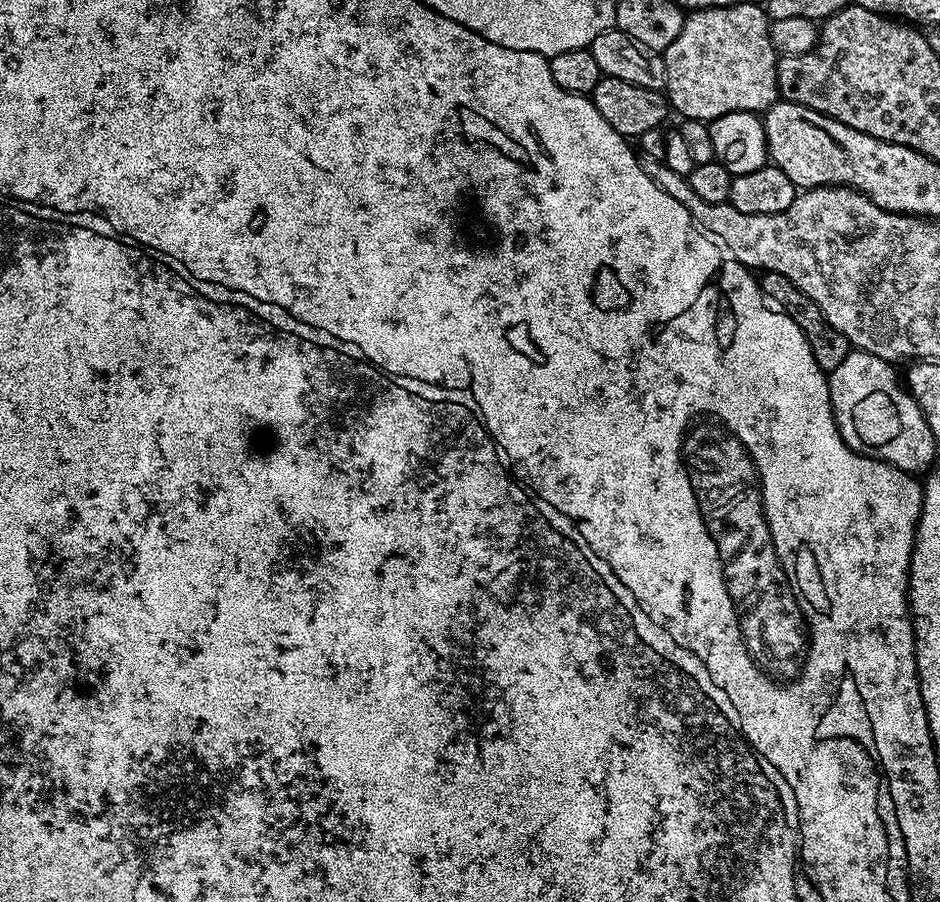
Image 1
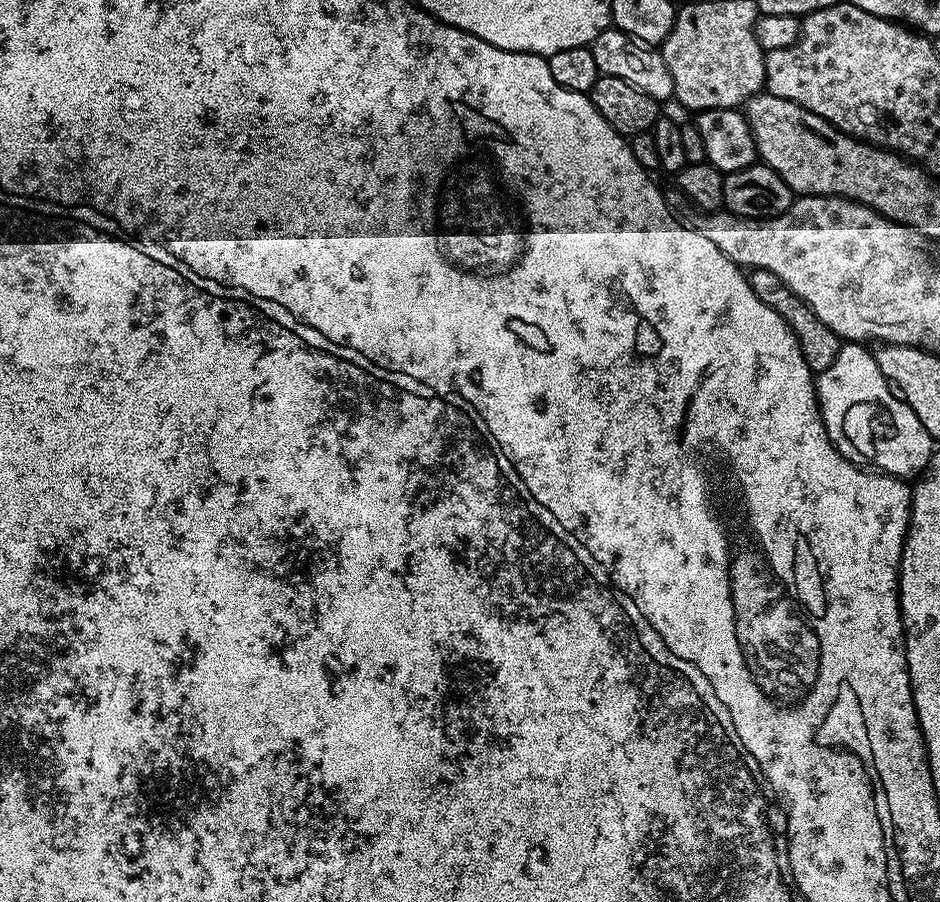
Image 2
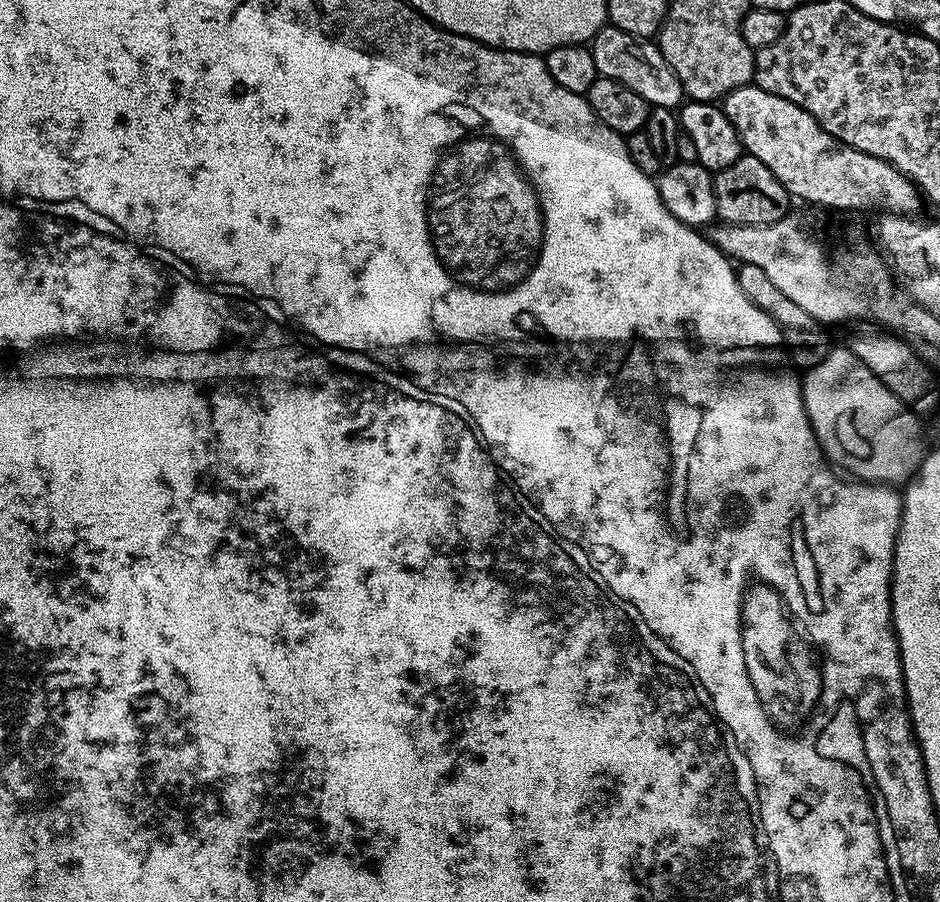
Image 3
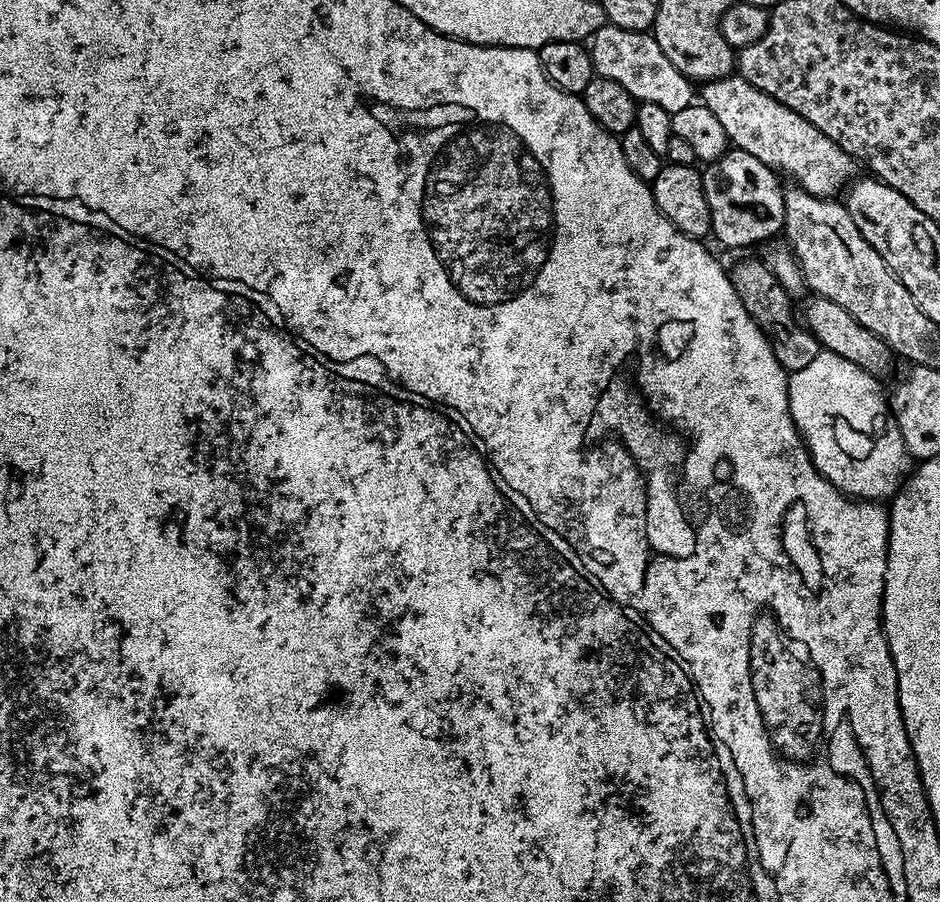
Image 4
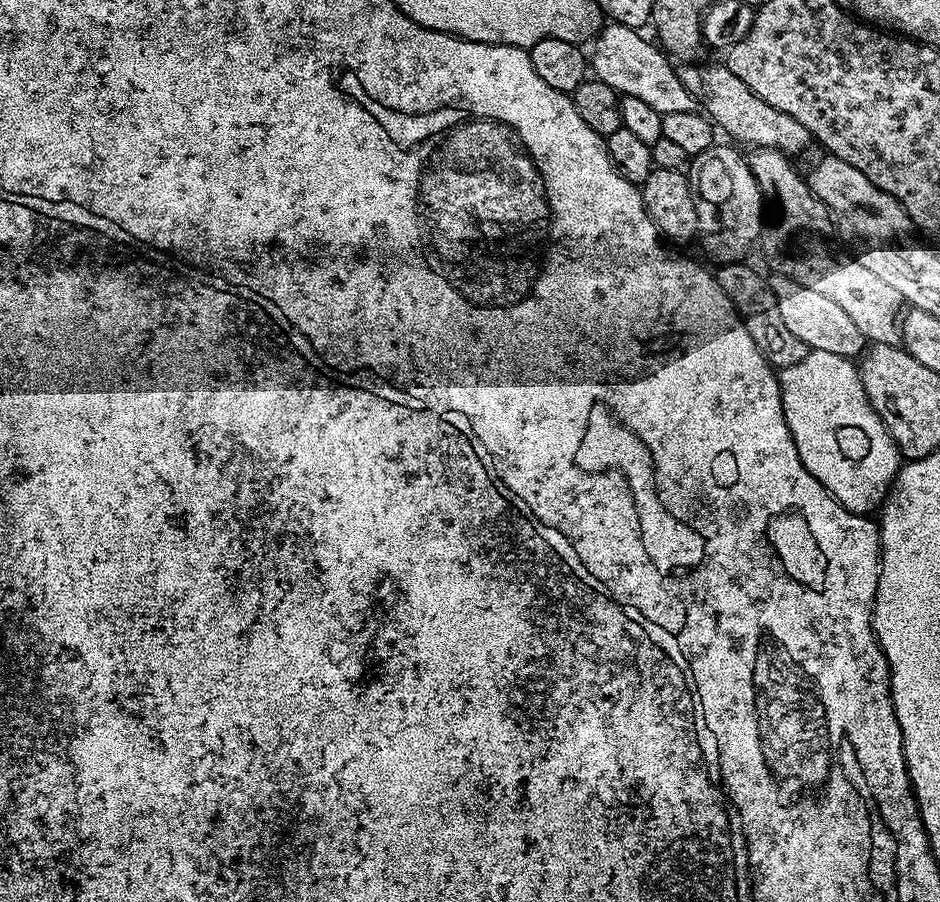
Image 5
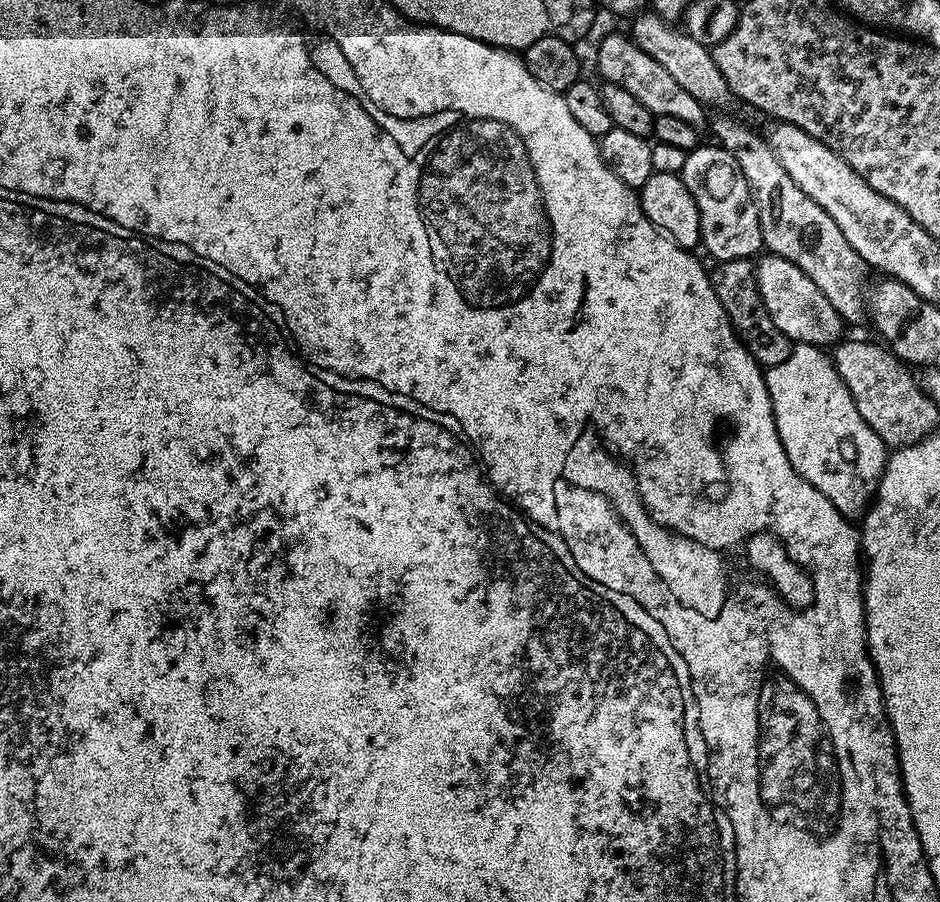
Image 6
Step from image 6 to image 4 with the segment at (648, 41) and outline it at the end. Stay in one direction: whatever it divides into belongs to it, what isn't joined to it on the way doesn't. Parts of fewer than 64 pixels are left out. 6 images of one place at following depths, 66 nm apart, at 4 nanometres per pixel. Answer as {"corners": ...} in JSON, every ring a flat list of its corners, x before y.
{"corners":[[733,74,723,76,721,80,707,81,703,88,702,102,714,113,714,118,718,118,722,130,726,130,729,145,746,150,746,154,754,154,754,158,761,160,767,168,771,168,785,177,788,175,792,179,789,181,795,182,810,195,825,198,835,197,837,195,835,192,843,193,853,177,857,175,856,161,850,154,846,154,846,150,842,150,837,144,830,142,830,138,826,138,826,134,822,134,822,130,818,130,818,126,810,126,810,122,806,122,806,118,802,118,802,114,794,114,794,110,790,110,790,106,782,106,782,102,770,98,770,94,762,94,762,90,758,90,758,86,750,86,750,82,746,82,740,75]]}

